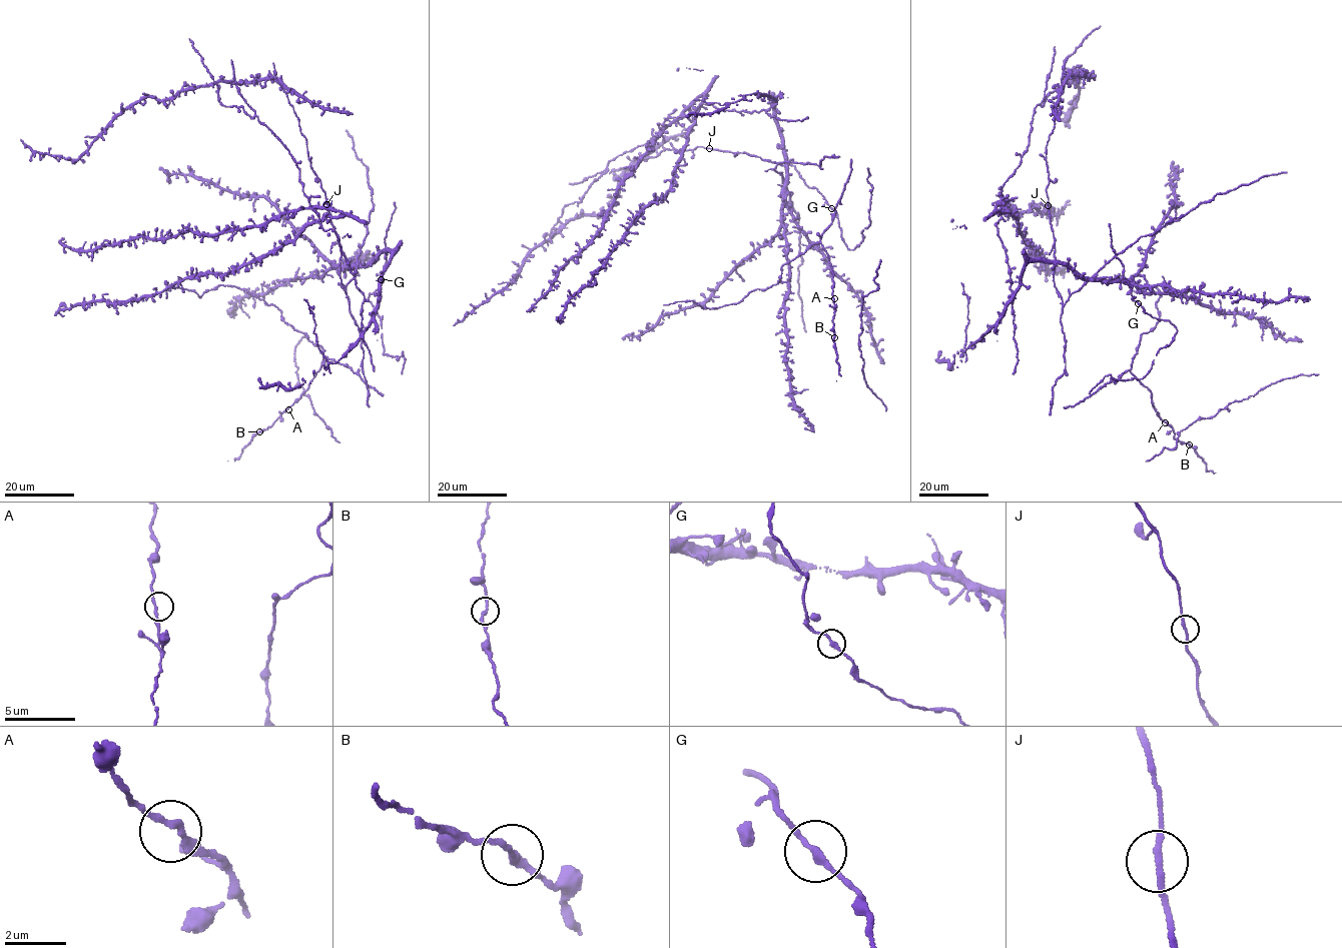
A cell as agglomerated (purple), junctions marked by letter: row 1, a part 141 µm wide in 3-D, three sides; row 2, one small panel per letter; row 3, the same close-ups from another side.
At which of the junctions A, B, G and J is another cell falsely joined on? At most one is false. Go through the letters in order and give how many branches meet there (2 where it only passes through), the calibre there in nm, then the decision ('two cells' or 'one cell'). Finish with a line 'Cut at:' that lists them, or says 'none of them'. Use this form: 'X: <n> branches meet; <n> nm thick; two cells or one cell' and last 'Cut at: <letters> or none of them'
A: 2 branches meet; 190 nm thick; one cell
B: 2 branches meet; 220 nm thick; one cell
G: 2 branches meet; 200 nm thick; one cell
J: 2 branches meet; 170 nm thick; one cell
Cut at: none of them

